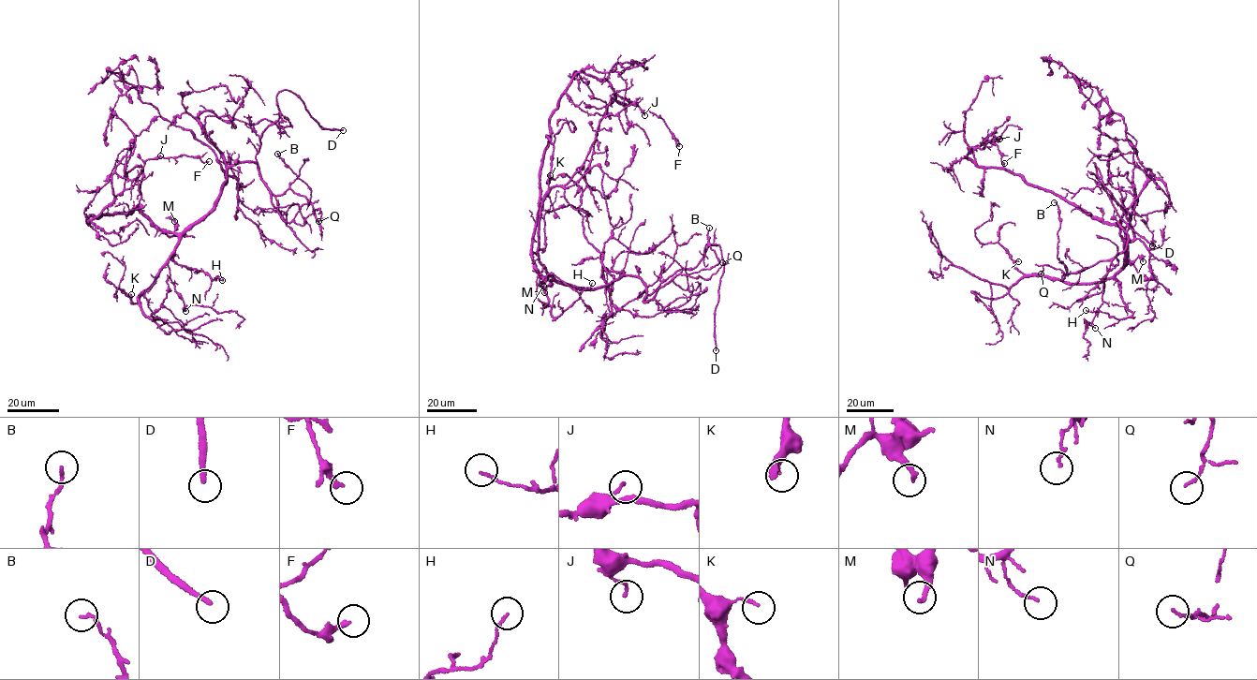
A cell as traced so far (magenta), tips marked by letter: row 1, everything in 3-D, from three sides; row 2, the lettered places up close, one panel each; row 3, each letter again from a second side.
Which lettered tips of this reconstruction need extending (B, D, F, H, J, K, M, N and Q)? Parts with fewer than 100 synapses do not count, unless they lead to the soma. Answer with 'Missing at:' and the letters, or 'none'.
Missing at: D

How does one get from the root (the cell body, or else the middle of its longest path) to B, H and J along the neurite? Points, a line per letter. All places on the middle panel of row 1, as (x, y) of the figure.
B: (539, 273), (592, 289), (630, 274), (644, 286), (644, 303), (677, 275), (720, 262), (710, 245), (709, 228)
H: (539, 273), (554, 278), (548, 276), (540, 284), (552, 317), (556, 317), (592, 283)
J: (539, 273), (531, 249), (539, 182), (550, 118), (561, 94), (584, 72), (608, 81), (644, 115)

